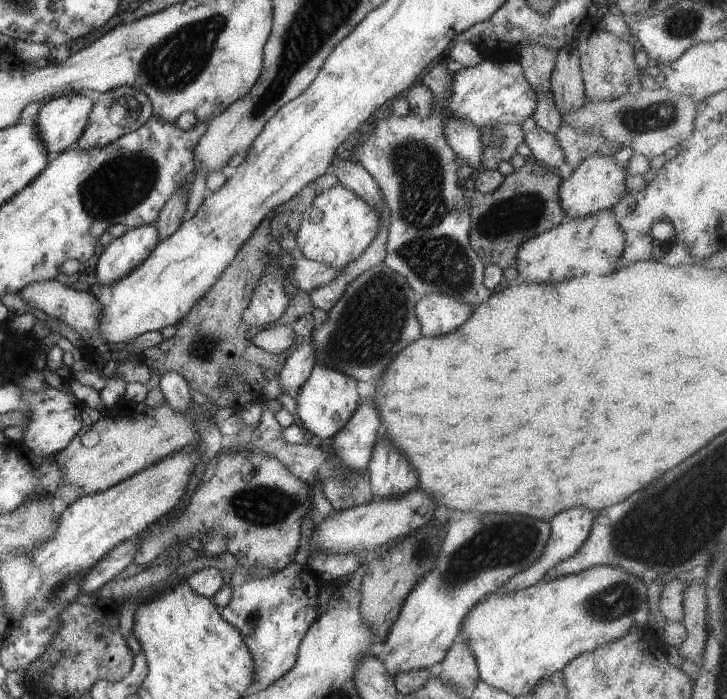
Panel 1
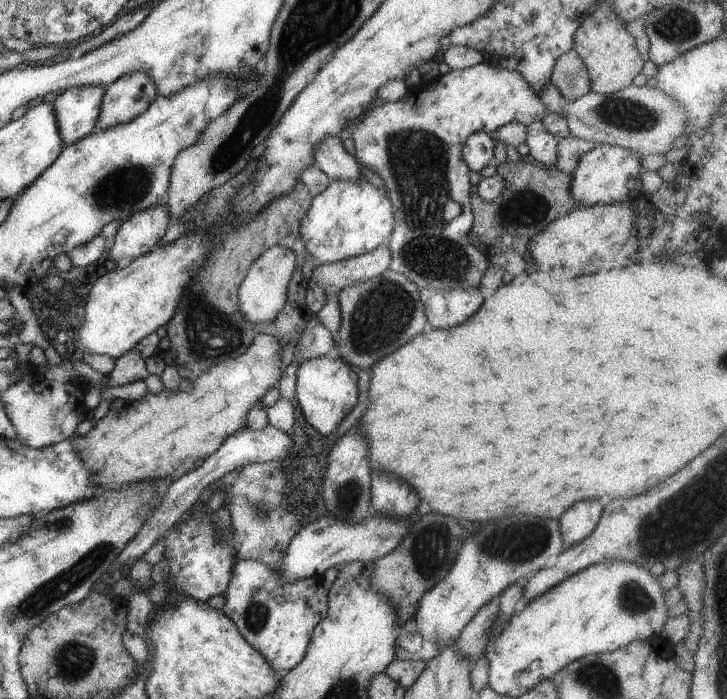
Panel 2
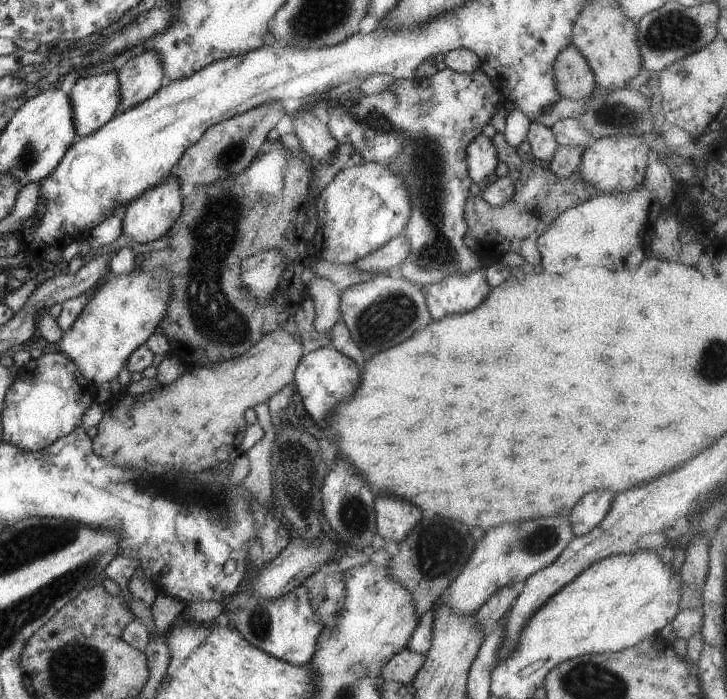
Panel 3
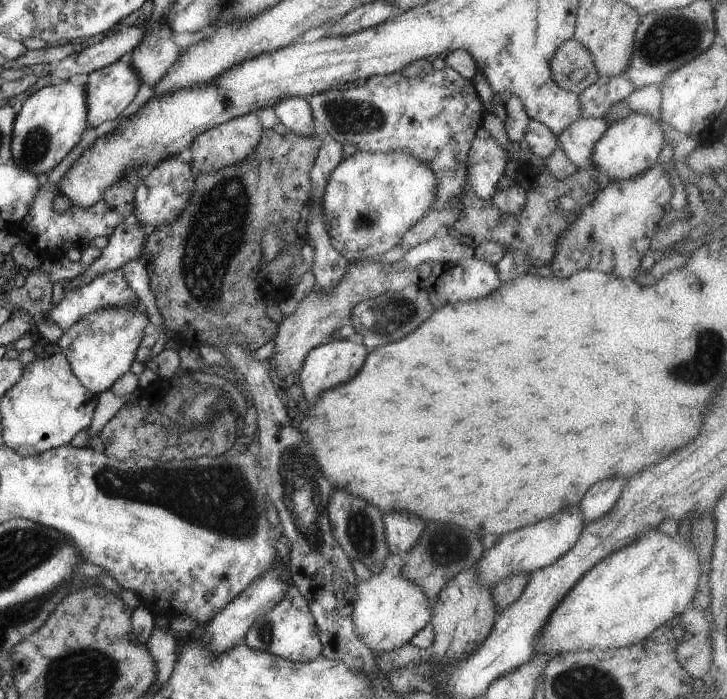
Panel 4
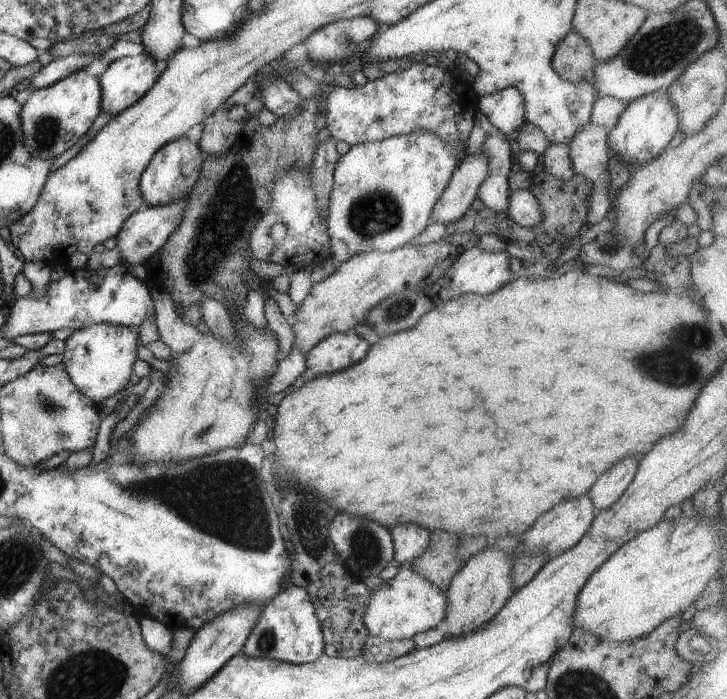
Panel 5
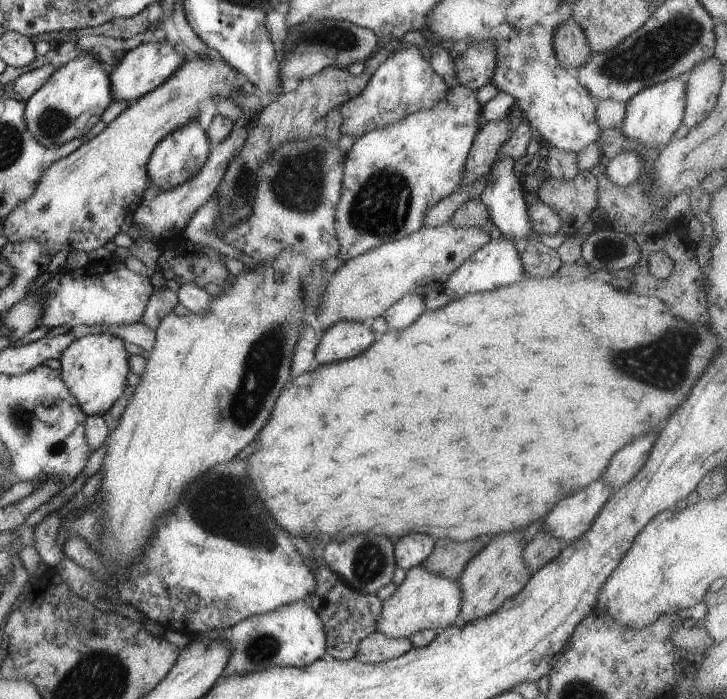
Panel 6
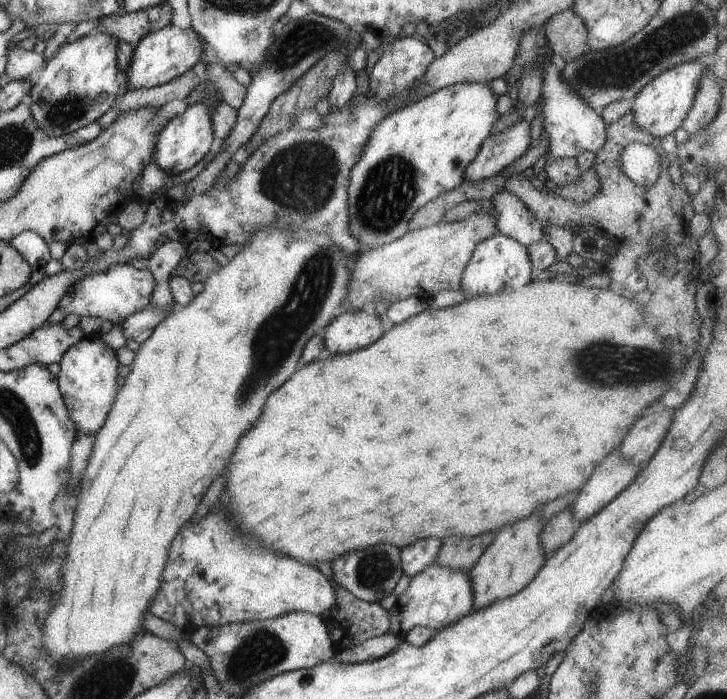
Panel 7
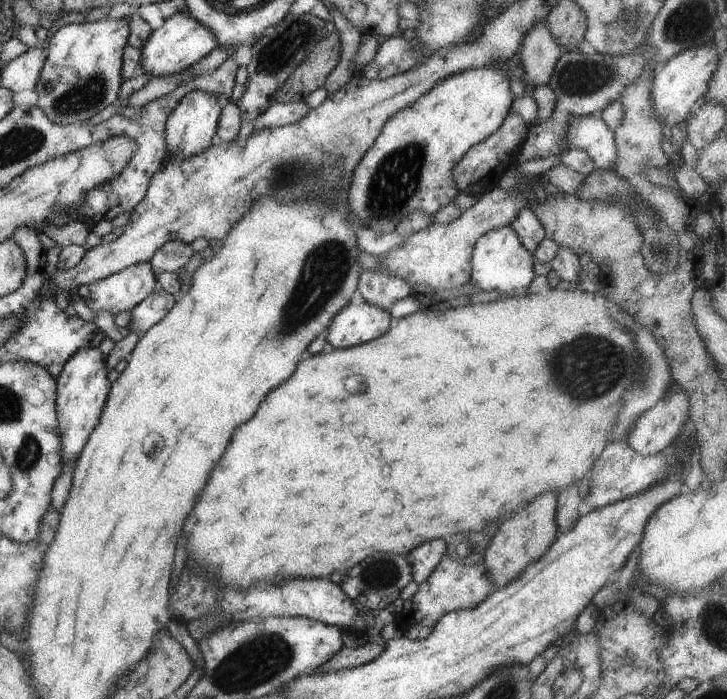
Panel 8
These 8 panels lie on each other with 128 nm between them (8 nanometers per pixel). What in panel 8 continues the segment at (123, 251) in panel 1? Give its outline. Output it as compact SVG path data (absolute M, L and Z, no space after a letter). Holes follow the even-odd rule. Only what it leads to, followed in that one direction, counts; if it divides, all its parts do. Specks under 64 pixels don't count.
M199 90L186 93L165 124L167 153L175 159L184 160L204 152L211 145L212 136L216 134L221 108L214 95Z

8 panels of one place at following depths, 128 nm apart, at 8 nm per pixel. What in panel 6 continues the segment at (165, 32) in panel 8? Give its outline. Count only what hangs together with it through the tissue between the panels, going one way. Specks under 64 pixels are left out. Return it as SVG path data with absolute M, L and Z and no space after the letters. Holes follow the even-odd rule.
M166 38L140 43L136 48L129 50L108 74L113 98L122 102L139 99L168 79L185 60L186 57L178 54Z

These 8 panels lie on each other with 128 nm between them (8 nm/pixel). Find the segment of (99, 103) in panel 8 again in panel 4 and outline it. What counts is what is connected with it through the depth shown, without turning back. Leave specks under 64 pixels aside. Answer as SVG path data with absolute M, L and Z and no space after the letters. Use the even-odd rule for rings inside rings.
M61 81L56 84L52 84L46 87L41 88L40 90L34 92L22 105L22 109L15 116L13 127L12 127L12 138L11 138L11 147L15 163L18 165L19 169L34 173L36 176L38 174L50 173L64 158L66 155L74 148L81 140L82 133L88 129L89 124L87 123L87 108L86 108L86 91L85 85L74 85L69 81Z

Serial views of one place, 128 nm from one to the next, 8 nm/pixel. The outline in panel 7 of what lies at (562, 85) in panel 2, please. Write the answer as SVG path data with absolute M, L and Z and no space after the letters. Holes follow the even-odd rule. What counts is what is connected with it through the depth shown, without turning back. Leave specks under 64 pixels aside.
M572 8L551 16L544 28L552 54L558 54L566 63L590 50L584 21Z

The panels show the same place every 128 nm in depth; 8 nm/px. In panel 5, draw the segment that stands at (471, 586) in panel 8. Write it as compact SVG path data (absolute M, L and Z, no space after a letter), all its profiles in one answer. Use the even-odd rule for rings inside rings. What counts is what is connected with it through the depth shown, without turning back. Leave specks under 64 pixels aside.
M412 562L399 565L395 578L384 582L378 590L371 590L372 598L364 614L364 625L372 636L386 641L413 639L420 632L437 628L446 618L446 591L434 586L422 574L414 572Z

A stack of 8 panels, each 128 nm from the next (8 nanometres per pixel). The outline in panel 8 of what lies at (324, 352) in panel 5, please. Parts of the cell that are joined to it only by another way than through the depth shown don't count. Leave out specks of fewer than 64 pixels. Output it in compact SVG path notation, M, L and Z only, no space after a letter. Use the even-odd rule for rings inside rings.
M366 301L346 305L327 326L324 334L328 347L347 349L366 344L386 334L394 324L389 311Z

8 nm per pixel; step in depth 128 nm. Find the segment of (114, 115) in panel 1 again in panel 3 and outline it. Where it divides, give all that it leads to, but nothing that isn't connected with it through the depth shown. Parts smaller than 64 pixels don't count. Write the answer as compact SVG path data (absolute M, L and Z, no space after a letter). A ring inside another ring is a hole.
M142 50L128 59L118 70L119 100L118 113L134 108L150 98L165 83L163 68L155 52Z

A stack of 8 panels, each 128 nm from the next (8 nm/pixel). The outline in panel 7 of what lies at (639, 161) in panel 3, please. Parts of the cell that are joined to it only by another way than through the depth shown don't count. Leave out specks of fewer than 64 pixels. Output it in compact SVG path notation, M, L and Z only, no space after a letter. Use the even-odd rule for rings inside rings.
M708 60L690 61L664 71L653 81L650 81L635 96L633 105L634 122L649 132L655 139L662 139L668 134L674 134L682 126L690 107L692 106L695 92L699 87L699 80L709 66Z

